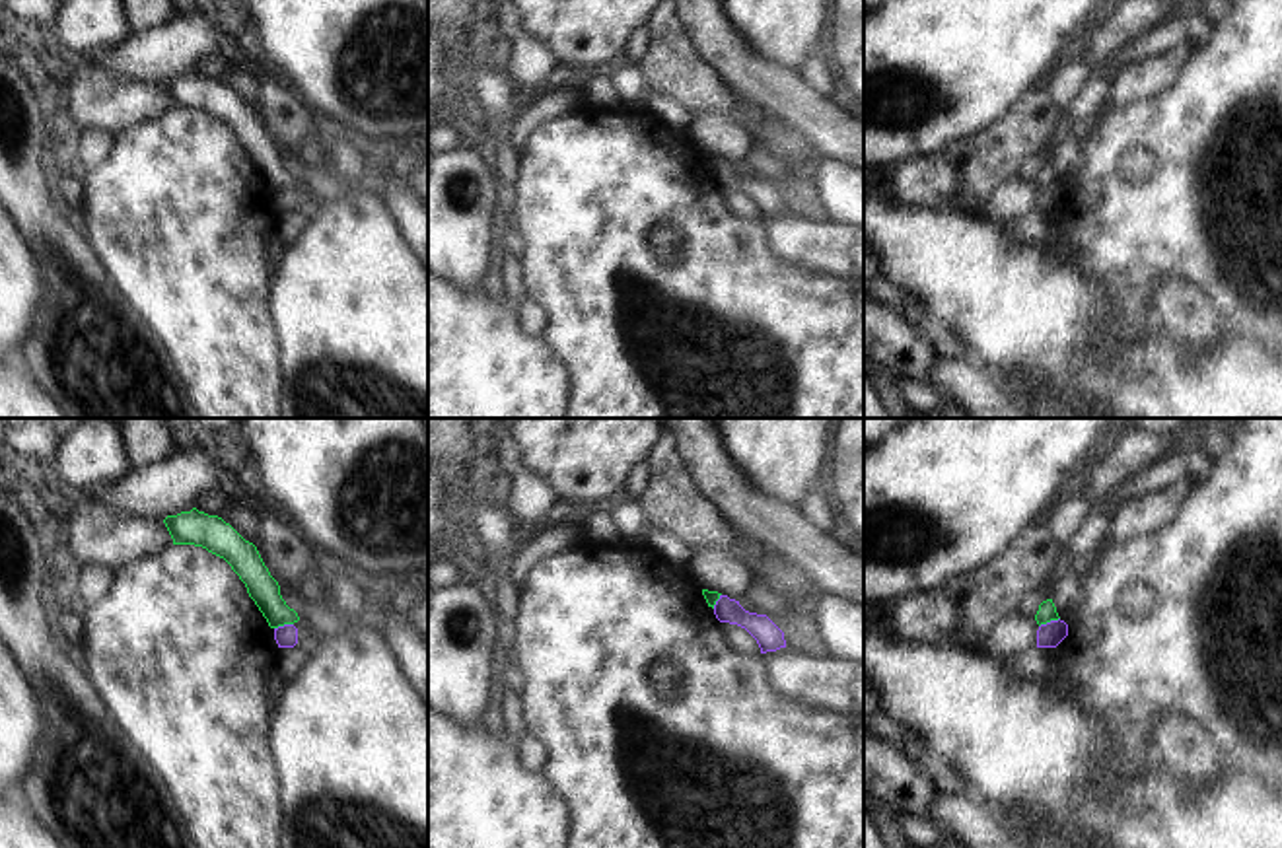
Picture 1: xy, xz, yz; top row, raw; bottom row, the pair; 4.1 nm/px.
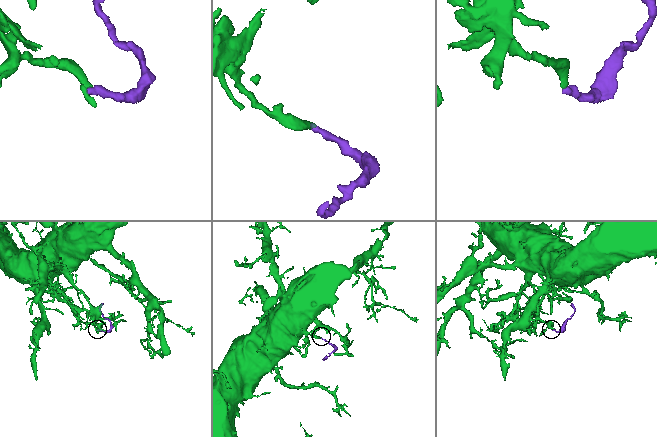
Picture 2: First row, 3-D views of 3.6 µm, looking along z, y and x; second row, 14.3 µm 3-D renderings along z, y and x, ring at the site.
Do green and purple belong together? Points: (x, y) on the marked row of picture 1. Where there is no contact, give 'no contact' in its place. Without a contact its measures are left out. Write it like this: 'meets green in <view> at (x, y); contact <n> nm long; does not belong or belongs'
meets green in yz at (1049, 621); contact 100 nm long; does not belong

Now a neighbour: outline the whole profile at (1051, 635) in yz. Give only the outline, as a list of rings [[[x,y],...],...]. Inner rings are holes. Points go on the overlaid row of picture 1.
[[[1051,620],[1037,630],[1037,648],[1056,648],[1068,636],[1064,620]]]

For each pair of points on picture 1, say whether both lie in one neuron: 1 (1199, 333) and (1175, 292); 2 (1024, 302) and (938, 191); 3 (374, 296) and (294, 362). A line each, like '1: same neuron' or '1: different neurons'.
1: same neuron
2: different neurons
3: same neuron

